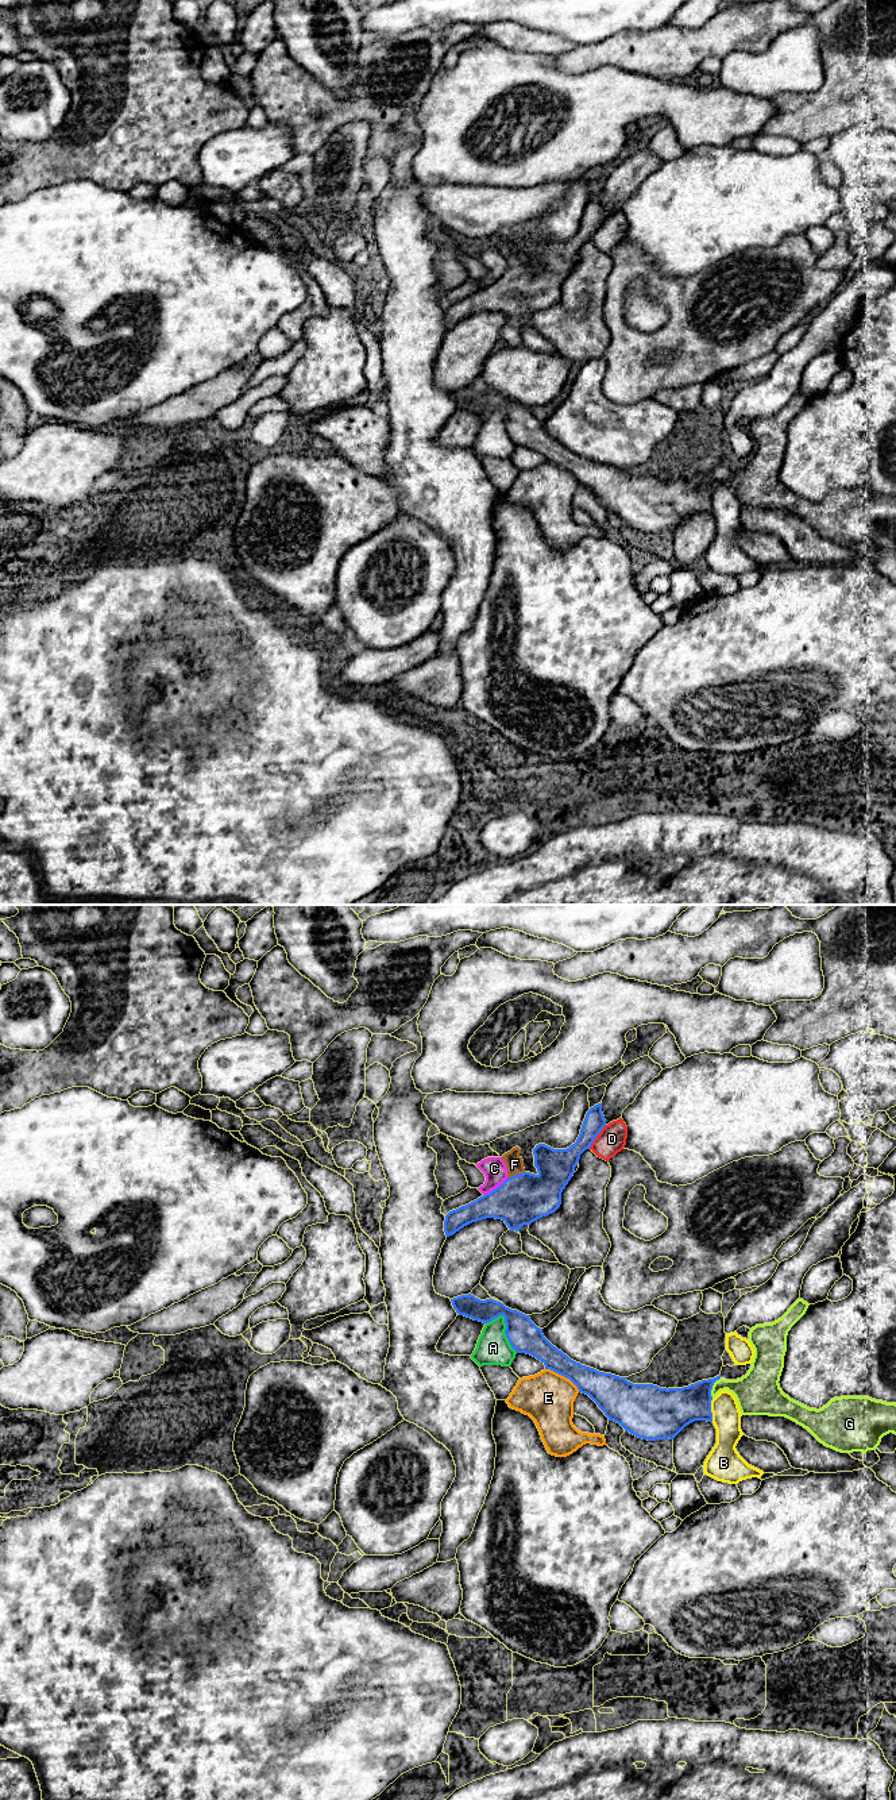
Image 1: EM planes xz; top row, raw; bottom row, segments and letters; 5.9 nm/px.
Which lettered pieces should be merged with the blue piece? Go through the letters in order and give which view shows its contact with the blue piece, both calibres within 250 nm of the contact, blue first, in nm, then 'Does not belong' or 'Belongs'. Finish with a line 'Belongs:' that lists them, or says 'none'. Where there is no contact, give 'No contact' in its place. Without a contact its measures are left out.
A: Touches blue in xz. Thickness 190 nm (blue) against 200 nm. Does not belong
B: Touches blue in xz. Thickness 280 nm (blue) against 180 nm. Does not belong
C: Touches blue in xz. Thickness 300 nm (blue) against 140 nm. Does not belong
D: Touches blue in xz. Thickness 160 nm (blue) against 160 nm. Does not belong
E: Touches blue in xz. Thickness 180 nm (blue) against 300 nm. Does not belong
F: Touches blue in xz. Thickness 300 nm (blue) against 110 nm. Belongs
G: Touches blue in xz. Thickness 240 nm (blue) against 220 nm. Does not belong
Belongs: F

